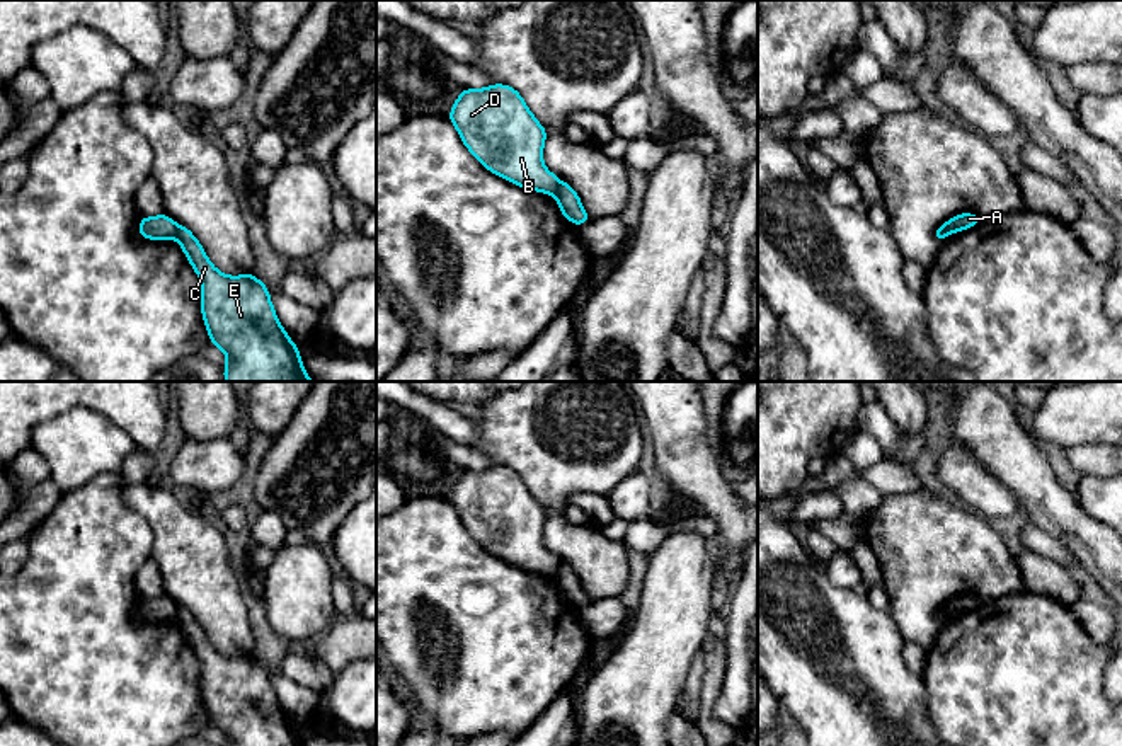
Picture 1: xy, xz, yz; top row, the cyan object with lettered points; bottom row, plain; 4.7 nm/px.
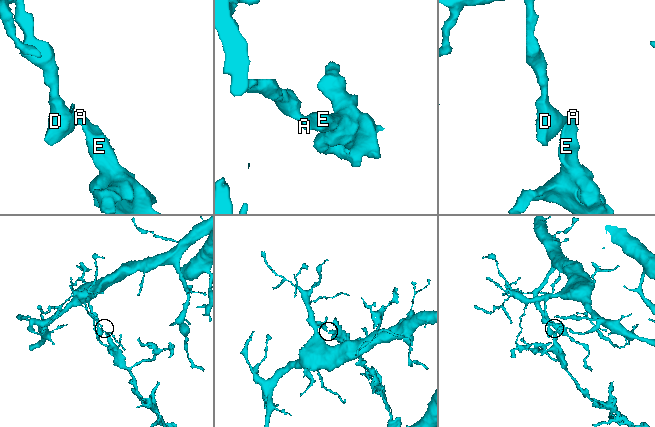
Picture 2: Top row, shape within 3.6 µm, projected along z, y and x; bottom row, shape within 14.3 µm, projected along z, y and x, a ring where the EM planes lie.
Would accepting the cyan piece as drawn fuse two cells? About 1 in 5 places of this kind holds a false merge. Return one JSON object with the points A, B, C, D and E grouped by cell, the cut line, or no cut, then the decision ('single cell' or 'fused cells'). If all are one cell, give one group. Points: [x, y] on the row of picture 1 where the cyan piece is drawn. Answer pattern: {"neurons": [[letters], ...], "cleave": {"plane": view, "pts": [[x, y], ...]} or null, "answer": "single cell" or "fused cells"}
{"neurons": [["A", "C", "E"], ["B", "D"]], "cleave": {"plane": "xy", "pts": [[176, 225], [177, 237]]}, "answer": "fused cells"}

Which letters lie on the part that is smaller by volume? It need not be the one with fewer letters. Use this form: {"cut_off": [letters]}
{"cut_off": ["A", "C", "E"]}

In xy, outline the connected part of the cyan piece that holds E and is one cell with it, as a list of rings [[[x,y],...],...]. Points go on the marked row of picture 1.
[[[177,225],[177,242],[201,281],[208,337],[226,354],[225,382],[313,382],[303,368],[300,349],[276,317],[269,288],[252,273],[226,276],[218,271],[187,227]]]

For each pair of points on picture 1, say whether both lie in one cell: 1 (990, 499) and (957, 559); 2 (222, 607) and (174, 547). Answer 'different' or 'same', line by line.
1: different
2: same

